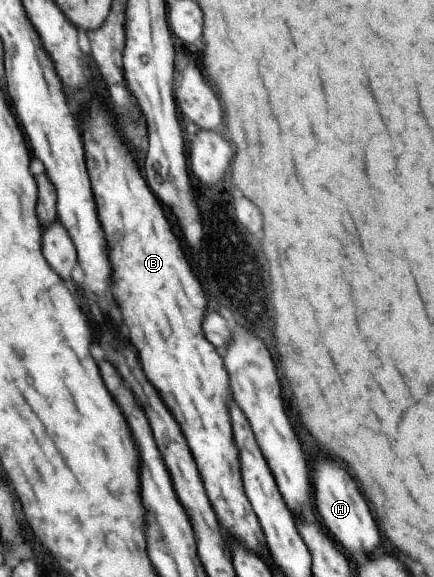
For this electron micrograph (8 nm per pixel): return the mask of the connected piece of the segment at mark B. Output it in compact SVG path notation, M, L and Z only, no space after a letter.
M96 99L94 105L88 103L88 109L84 109L80 117L80 127L84 129L84 153L88 153L88 173L92 173L92 189L96 189L96 205L100 205L104 237L108 237L108 253L112 253L112 265L116 265L116 277L112 277L112 285L116 285L116 289L112 289L112 297L122 315L122 323L128 329L128 339L140 357L140 365L144 365L144 375L148 377L148 381L152 381L152 385L156 385L156 389L160 389L160 397L168 401L172 417L180 421L180 429L184 429L184 437L188 437L188 445L192 445L192 453L196 453L196 467L200 469L200 477L204 477L208 499L212 501L212 505L216 505L216 517L220 517L220 525L224 525L224 529L232 537L236 537L245 548L264 560L266 539L255 510L243 490L237 447L228 419L227 403L231 390L228 389L228 377L222 359L204 339L200 329L206 307L204 293L180 251L180 243L174 237L170 223L166 221L160 203L138 173L128 147L116 135L112 127L112 115L100 99Z

